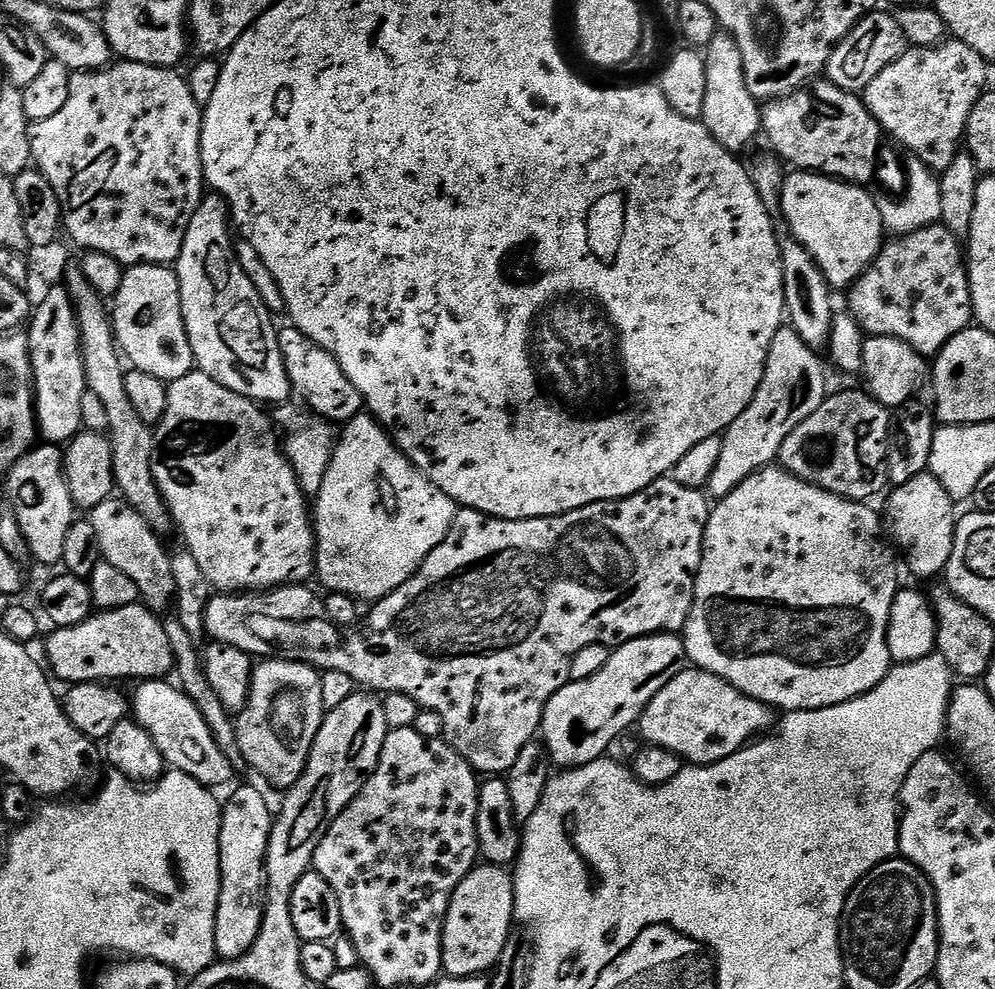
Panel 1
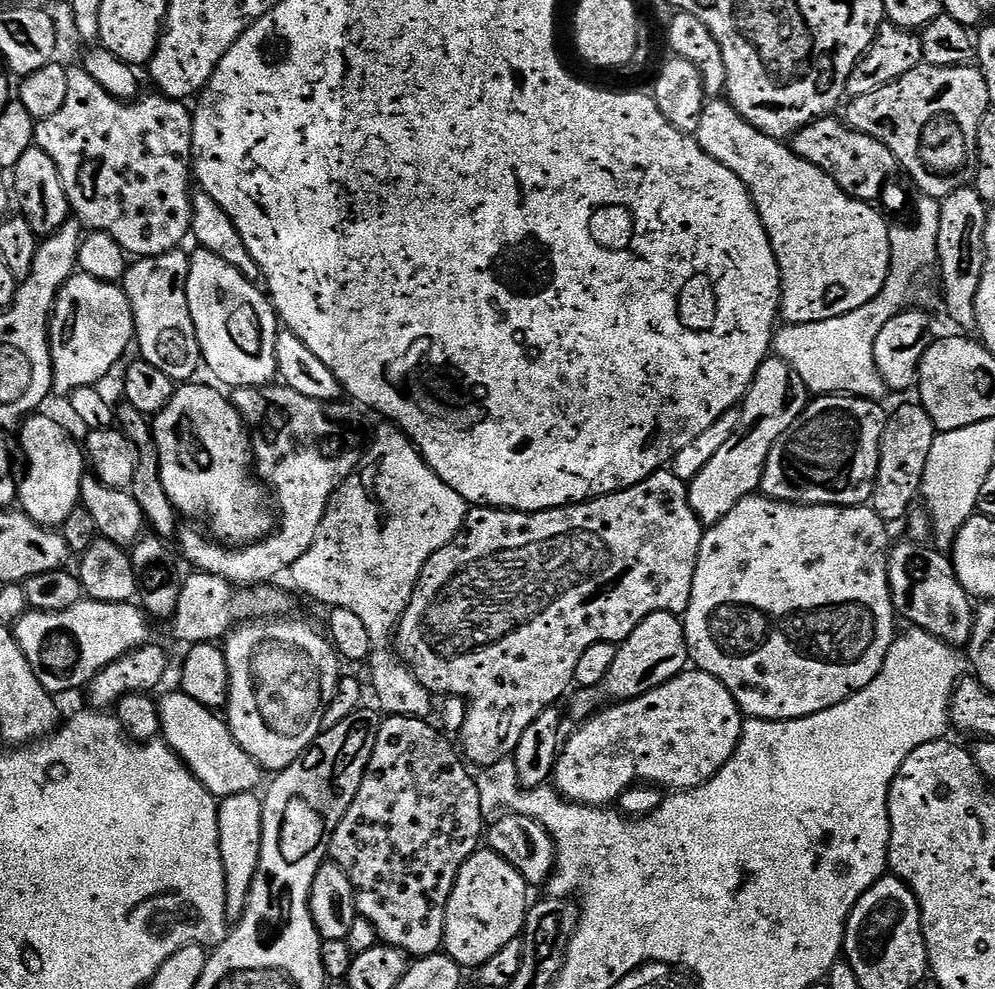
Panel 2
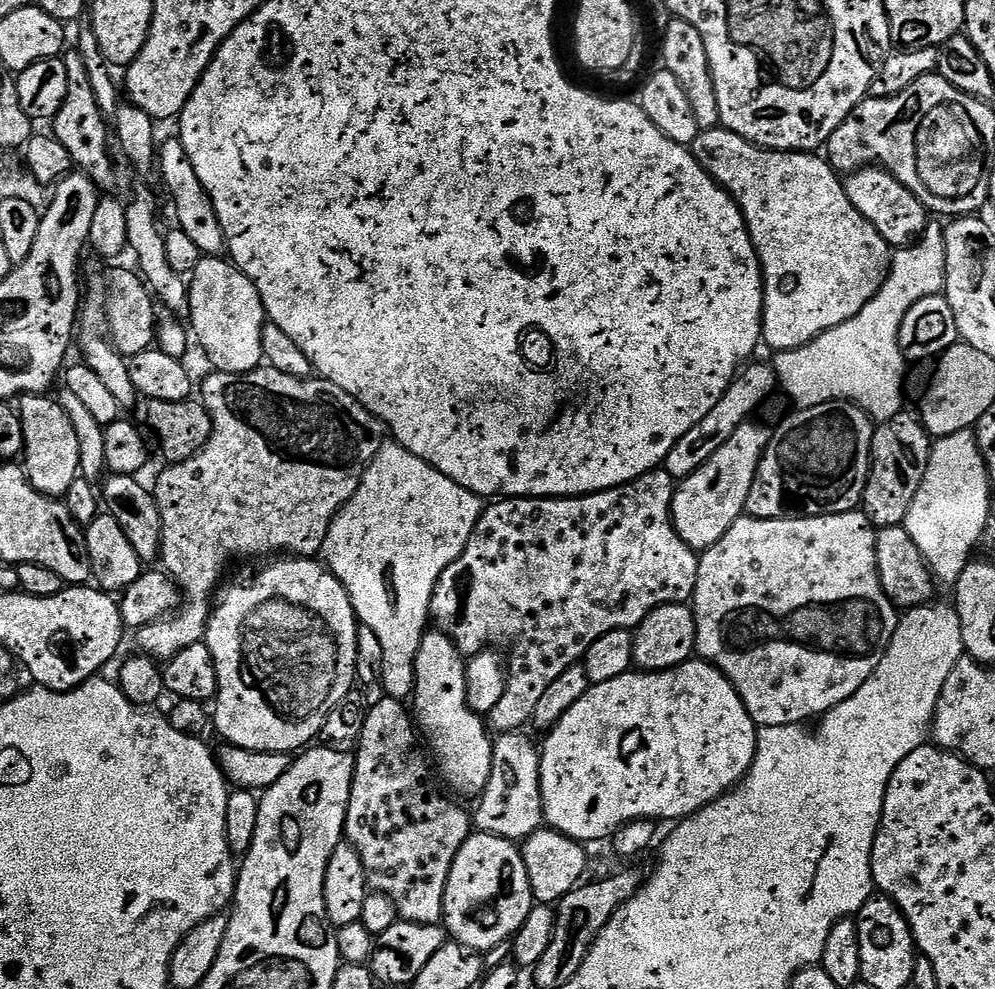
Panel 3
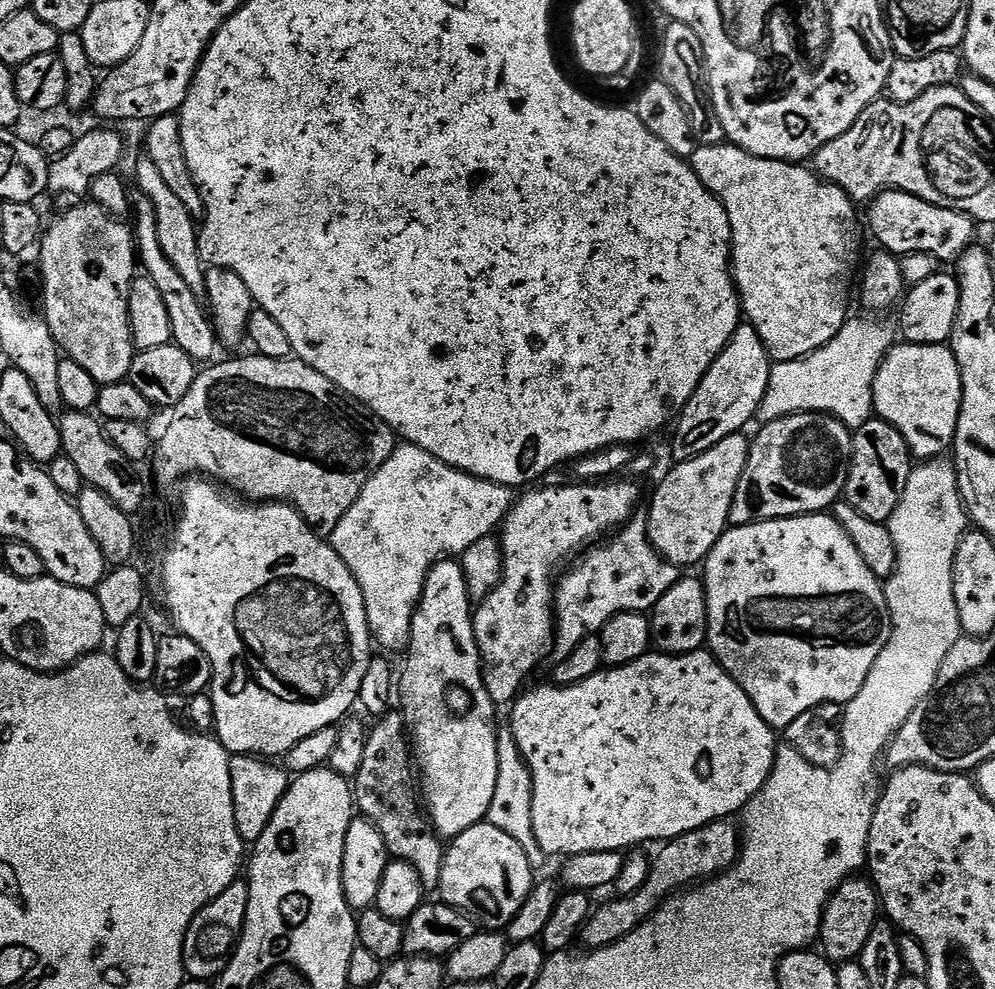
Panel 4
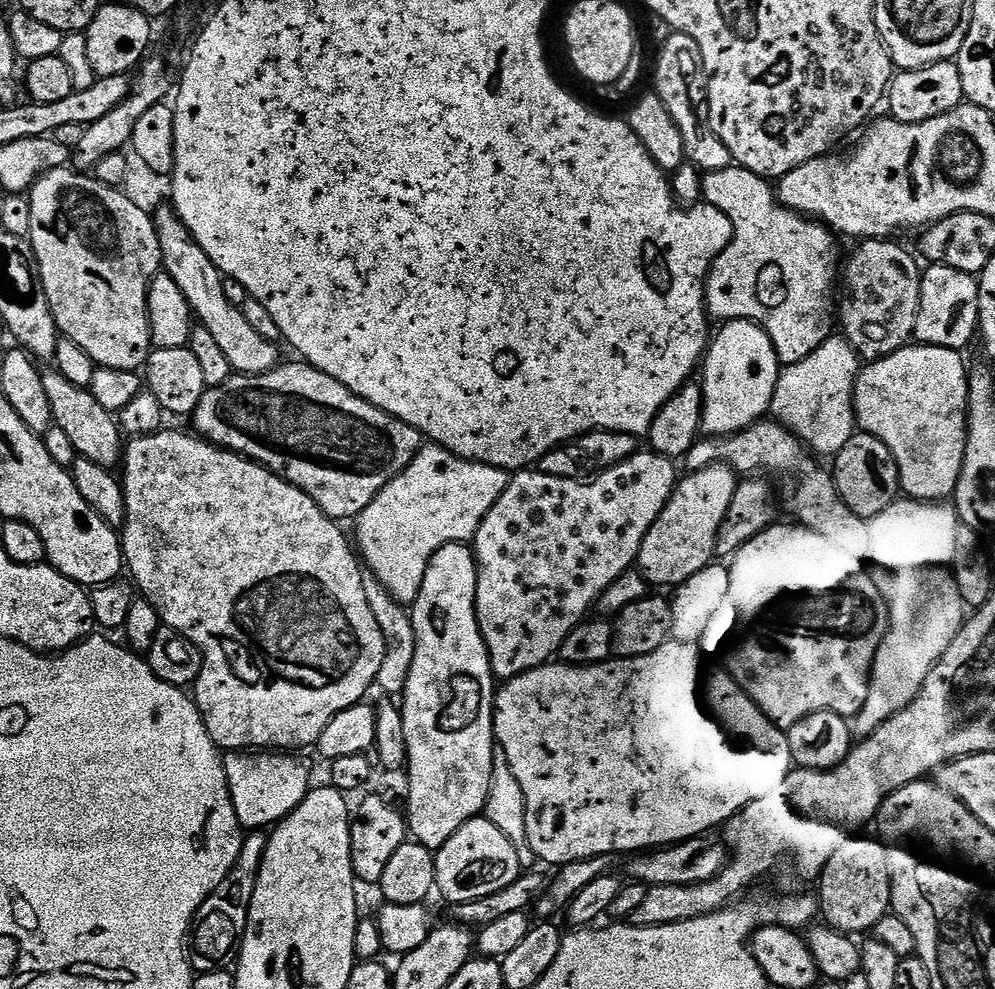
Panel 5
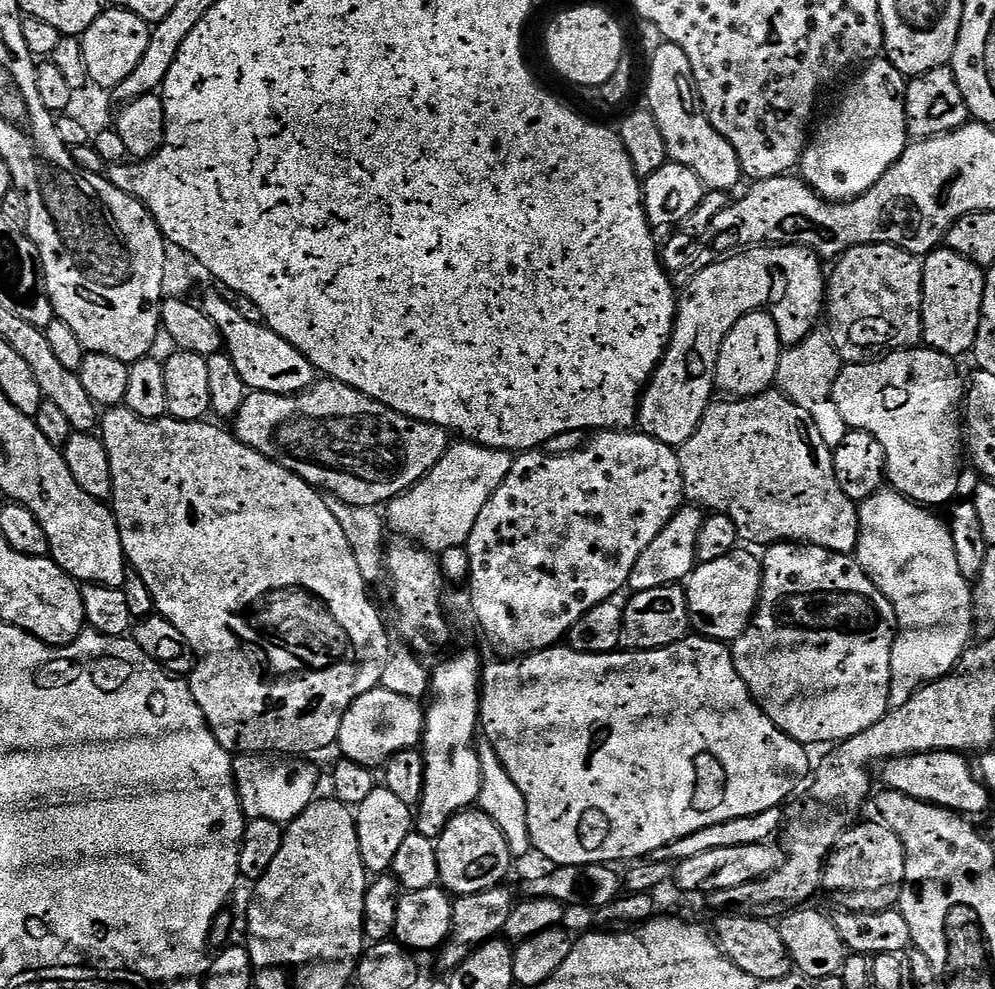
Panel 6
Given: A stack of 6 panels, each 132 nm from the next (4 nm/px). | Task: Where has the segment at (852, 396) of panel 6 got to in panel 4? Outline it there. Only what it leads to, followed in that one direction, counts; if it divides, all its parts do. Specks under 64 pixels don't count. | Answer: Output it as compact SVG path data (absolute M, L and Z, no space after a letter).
M893 345L880 363L872 388L875 415L899 430L915 459L933 456L932 439L946 446L956 436L961 412L961 372L949 345Z

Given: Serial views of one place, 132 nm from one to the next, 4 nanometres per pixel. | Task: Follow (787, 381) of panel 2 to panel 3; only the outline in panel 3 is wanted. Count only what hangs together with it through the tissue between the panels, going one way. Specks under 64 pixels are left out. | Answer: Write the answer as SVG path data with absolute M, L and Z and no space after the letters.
M745 422L698 470L683 477L672 494L672 525L690 547L703 550L714 546L735 520L745 515L746 498L756 477L764 448L768 445L769 429Z

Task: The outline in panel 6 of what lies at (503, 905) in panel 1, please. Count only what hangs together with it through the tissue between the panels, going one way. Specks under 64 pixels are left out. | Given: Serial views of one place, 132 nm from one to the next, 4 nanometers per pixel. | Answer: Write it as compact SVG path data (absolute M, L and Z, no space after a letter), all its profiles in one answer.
M479 810L460 811L453 816L436 840L436 853L440 884L456 896L469 896L501 887L514 863L510 846L506 838L502 838L502 830L498 830L491 818Z

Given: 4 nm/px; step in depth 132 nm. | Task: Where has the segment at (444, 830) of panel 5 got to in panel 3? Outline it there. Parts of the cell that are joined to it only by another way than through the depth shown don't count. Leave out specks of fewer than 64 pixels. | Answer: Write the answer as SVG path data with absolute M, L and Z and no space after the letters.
M439 630L427 631L415 660L415 686L412 695L414 706L412 705L412 708L417 725L427 745L429 742L438 760L436 764L439 773L441 770L443 776L454 789L462 794L474 795L473 797L475 797L483 793L489 782L490 770L493 768L493 741L491 735L488 736L486 732L488 728L483 717L470 710L466 702L464 666L464 658L447 635Z

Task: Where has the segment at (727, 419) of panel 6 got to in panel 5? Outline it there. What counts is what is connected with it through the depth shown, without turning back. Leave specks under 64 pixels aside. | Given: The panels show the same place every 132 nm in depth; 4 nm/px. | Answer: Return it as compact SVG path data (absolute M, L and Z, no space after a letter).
M765 418L735 432L733 436L697 439L695 446L688 451L686 463L692 470L703 468L706 464L723 462L740 474L773 472L776 476L785 476L785 486L792 488L792 512L796 515L793 517L805 528L815 528L818 534L822 534L822 538L839 546L845 554L850 554L850 558L867 561L872 555L869 521L854 514L854 510L842 502L842 494L838 494L833 473L829 469L827 472L819 468L808 457L807 451L809 449L796 433L776 423L775 419Z

